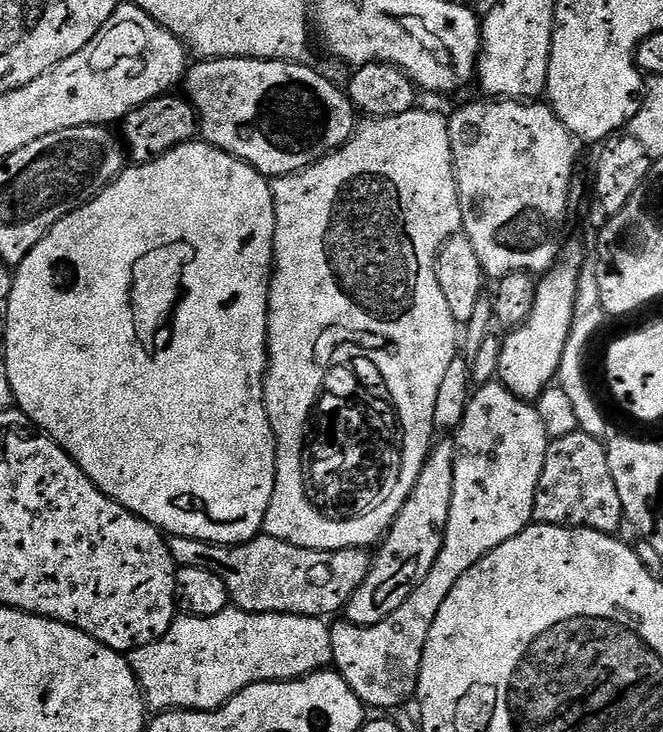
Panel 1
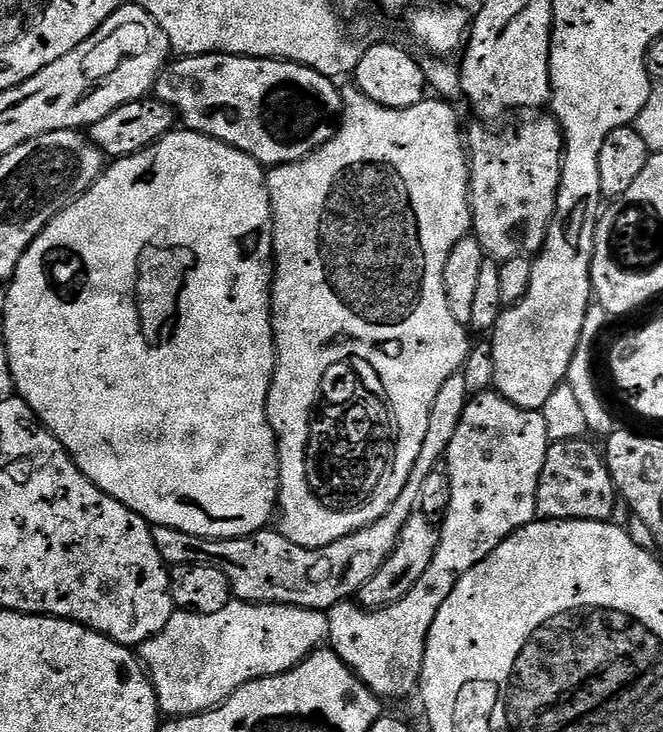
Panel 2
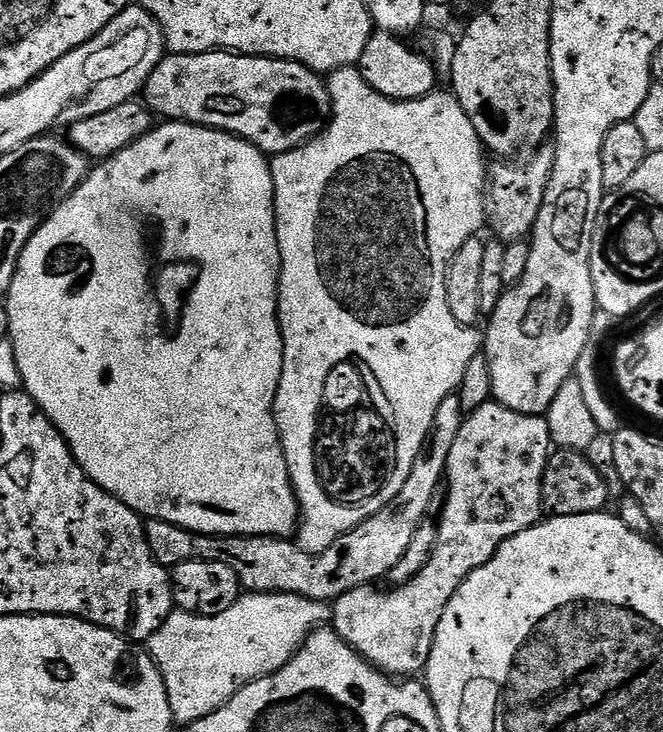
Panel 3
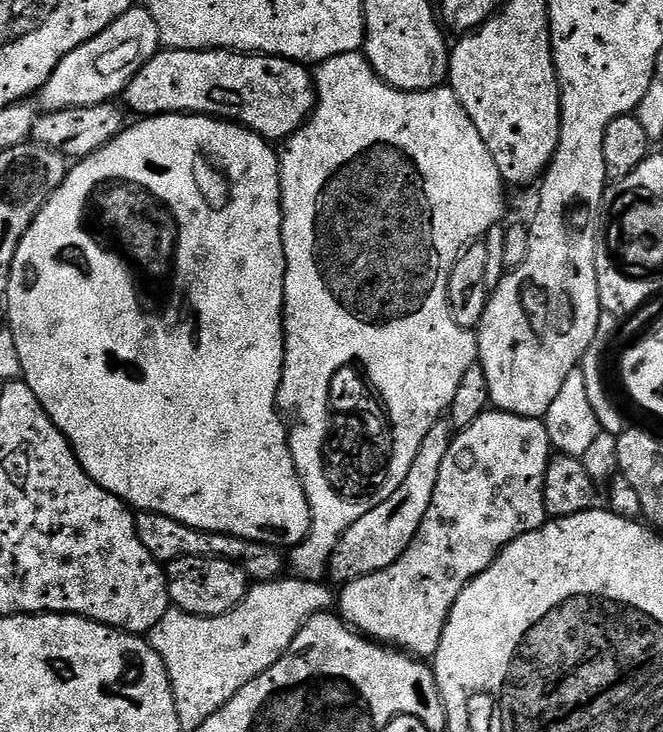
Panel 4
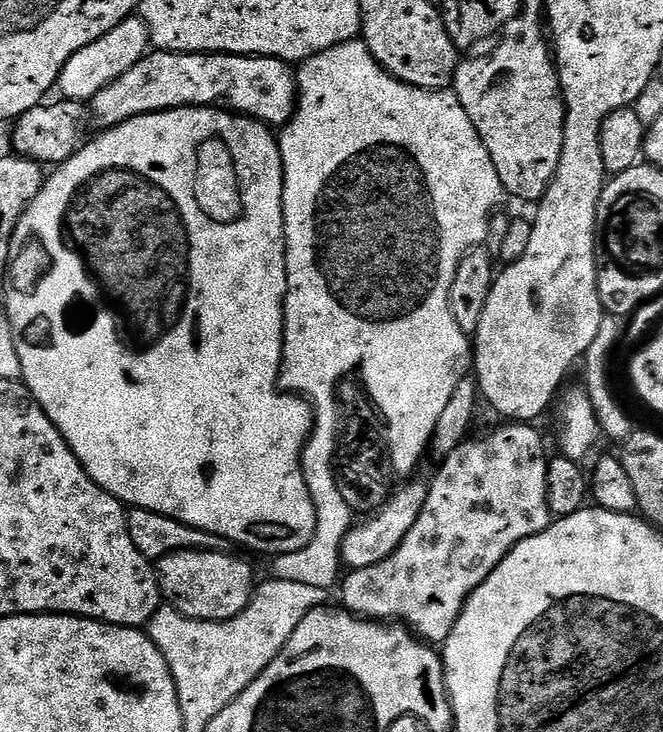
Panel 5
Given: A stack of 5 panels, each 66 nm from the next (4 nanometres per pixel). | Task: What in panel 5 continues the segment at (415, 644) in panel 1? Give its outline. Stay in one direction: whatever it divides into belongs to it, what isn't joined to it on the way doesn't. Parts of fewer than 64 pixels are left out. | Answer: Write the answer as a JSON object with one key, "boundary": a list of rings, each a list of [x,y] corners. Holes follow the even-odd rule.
{"boundary":[[[508,422],[503,426],[505,428],[494,429],[489,436],[484,436],[481,440],[475,440],[475,438],[465,440],[451,454],[443,457],[441,464],[444,465],[437,470],[436,477],[428,484],[428,497],[422,506],[422,514],[418,514],[418,522],[414,522],[414,526],[410,526],[410,534],[406,534],[406,538],[402,538],[402,546],[398,546],[398,550],[394,550],[394,554],[390,554],[390,558],[386,558],[374,566],[351,569],[343,577],[338,593],[340,592],[341,598],[344,599],[342,604],[347,611],[366,620],[399,622],[403,627],[419,636],[421,640],[433,646],[443,645],[444,641],[450,638],[450,634],[462,614],[464,603],[472,597],[474,590],[478,590],[478,586],[482,586],[482,582],[486,582],[486,578],[490,578],[490,574],[499,566],[502,558],[506,558],[506,554],[510,554],[510,550],[514,550],[514,546],[518,546],[518,542],[546,530],[548,525],[553,523],[554,517],[546,502],[546,470],[550,456],[549,453],[544,453],[543,438],[532,429],[535,427],[528,422]]]}

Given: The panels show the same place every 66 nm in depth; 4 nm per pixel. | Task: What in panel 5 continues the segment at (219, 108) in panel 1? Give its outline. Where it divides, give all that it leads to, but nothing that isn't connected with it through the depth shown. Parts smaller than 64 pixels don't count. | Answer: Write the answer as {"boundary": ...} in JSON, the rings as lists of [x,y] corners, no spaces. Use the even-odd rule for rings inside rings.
{"boundary":[[[152,50],[134,67],[126,70],[126,74],[110,82],[110,86],[98,90],[98,94],[91,98],[90,112],[101,120],[104,128],[113,128],[135,116],[164,112],[167,108],[215,106],[241,116],[250,116],[261,124],[283,126],[296,113],[296,97],[293,69],[273,56]]]}

